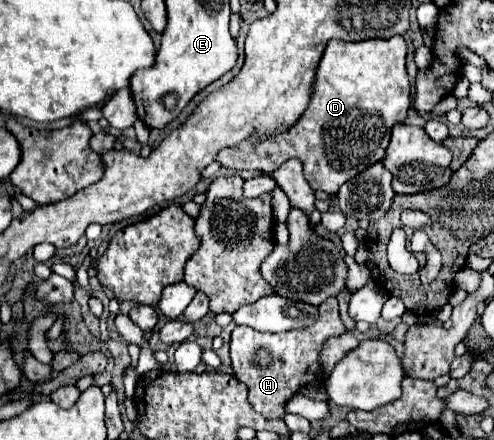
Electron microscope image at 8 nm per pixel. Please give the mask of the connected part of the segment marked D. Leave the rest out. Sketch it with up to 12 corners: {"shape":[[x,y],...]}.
{"shape":[[402,36],[330,40],[312,100],[278,136],[216,156],[234,172],[304,164],[334,196],[406,120]]}

